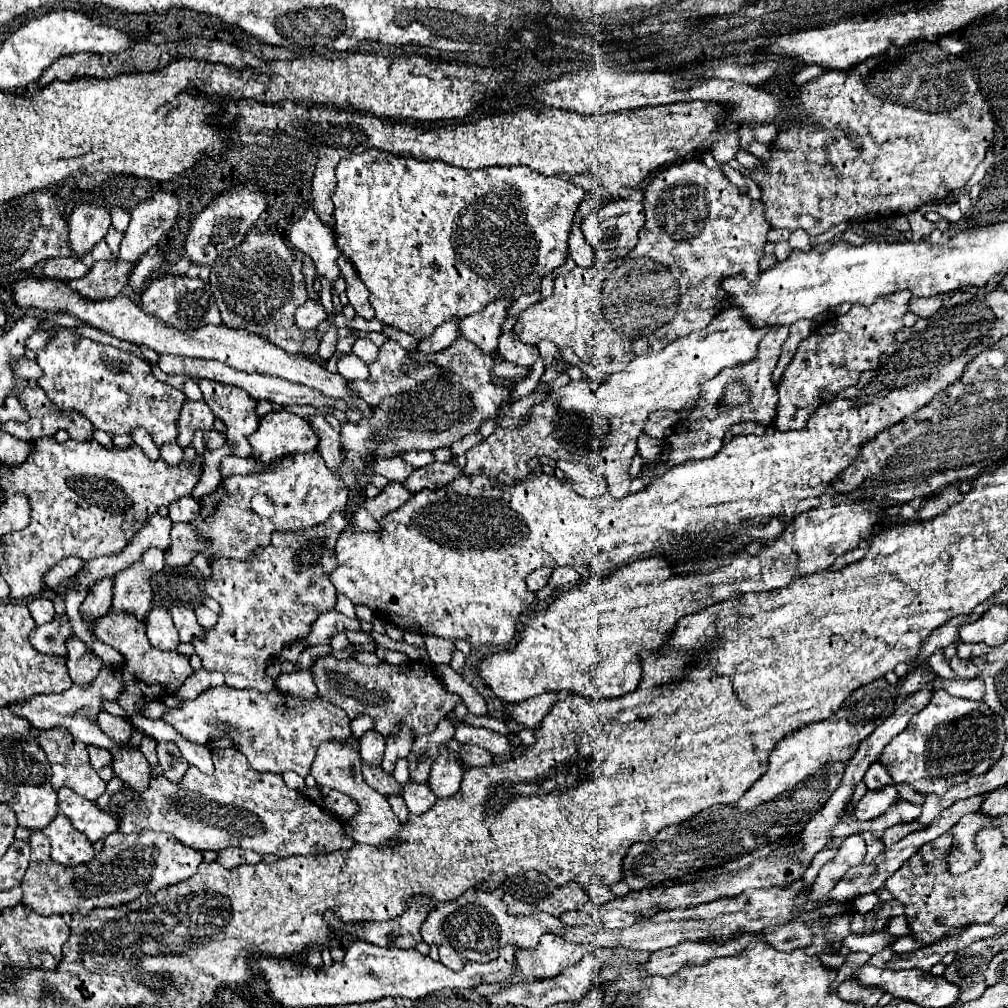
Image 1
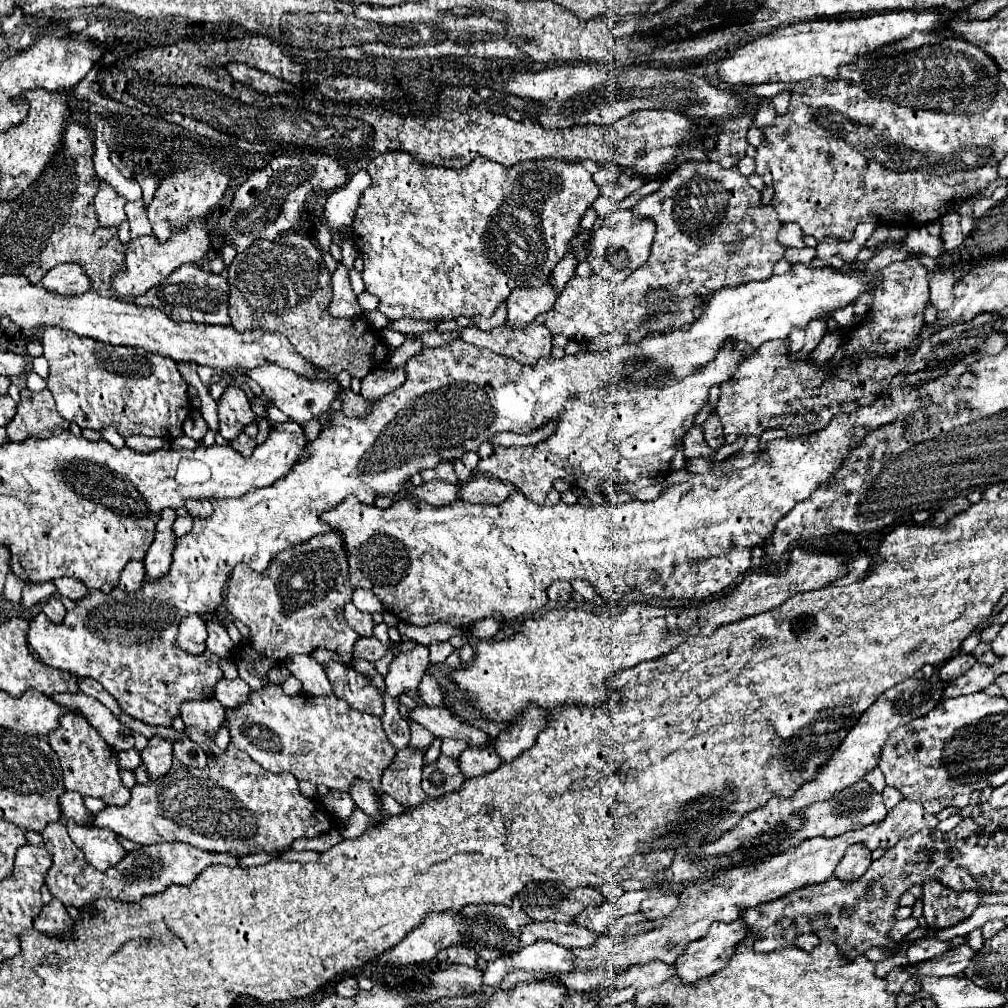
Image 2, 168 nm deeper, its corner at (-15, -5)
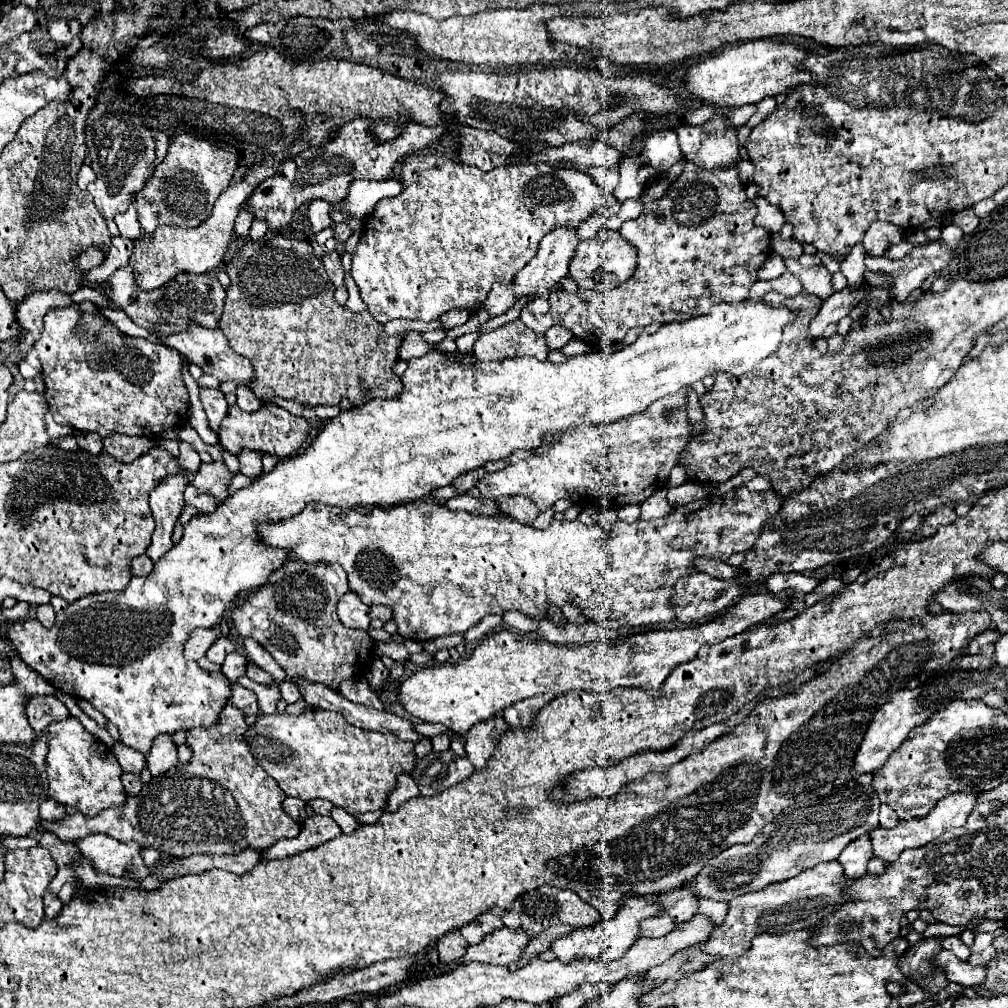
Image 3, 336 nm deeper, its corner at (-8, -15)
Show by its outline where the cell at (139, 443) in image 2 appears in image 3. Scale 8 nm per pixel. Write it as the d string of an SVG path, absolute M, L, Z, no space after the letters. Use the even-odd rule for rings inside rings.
M112 434L112 436L104 438L102 444L104 444L104 450L120 462L132 462L136 456L142 456L144 452L148 452L156 446L146 436L120 436L120 434Z

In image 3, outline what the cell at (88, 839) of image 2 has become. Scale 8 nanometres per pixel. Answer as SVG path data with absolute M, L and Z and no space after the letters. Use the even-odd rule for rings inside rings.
M92 834L76 840L82 856L92 864L94 872L104 872L118 878L144 880L150 868L142 862L142 846L136 842L118 842L106 834Z

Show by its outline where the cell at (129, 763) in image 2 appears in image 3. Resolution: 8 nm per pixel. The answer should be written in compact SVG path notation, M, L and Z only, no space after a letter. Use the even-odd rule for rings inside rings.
M116 742L116 744L112 746L112 754L116 756L116 760L118 760L118 764L122 766L124 772L140 774L142 768L146 766L146 758L144 758L144 754L136 752L134 748L128 748L128 746L120 744L120 742Z

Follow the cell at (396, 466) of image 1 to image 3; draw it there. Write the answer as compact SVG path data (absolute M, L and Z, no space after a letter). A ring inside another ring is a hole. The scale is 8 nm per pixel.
M472 470L472 472L460 474L460 476L452 482L452 486L456 488L458 494L462 494L462 492L468 492L468 490L478 482L478 478L480 478L480 476L476 476L476 470Z

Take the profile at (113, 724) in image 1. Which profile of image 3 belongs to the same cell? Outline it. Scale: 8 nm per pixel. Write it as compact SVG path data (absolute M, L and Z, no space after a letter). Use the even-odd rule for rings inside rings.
M32 696L26 704L26 716L34 732L42 732L48 724L56 720L66 720L70 716L68 708L54 696Z

